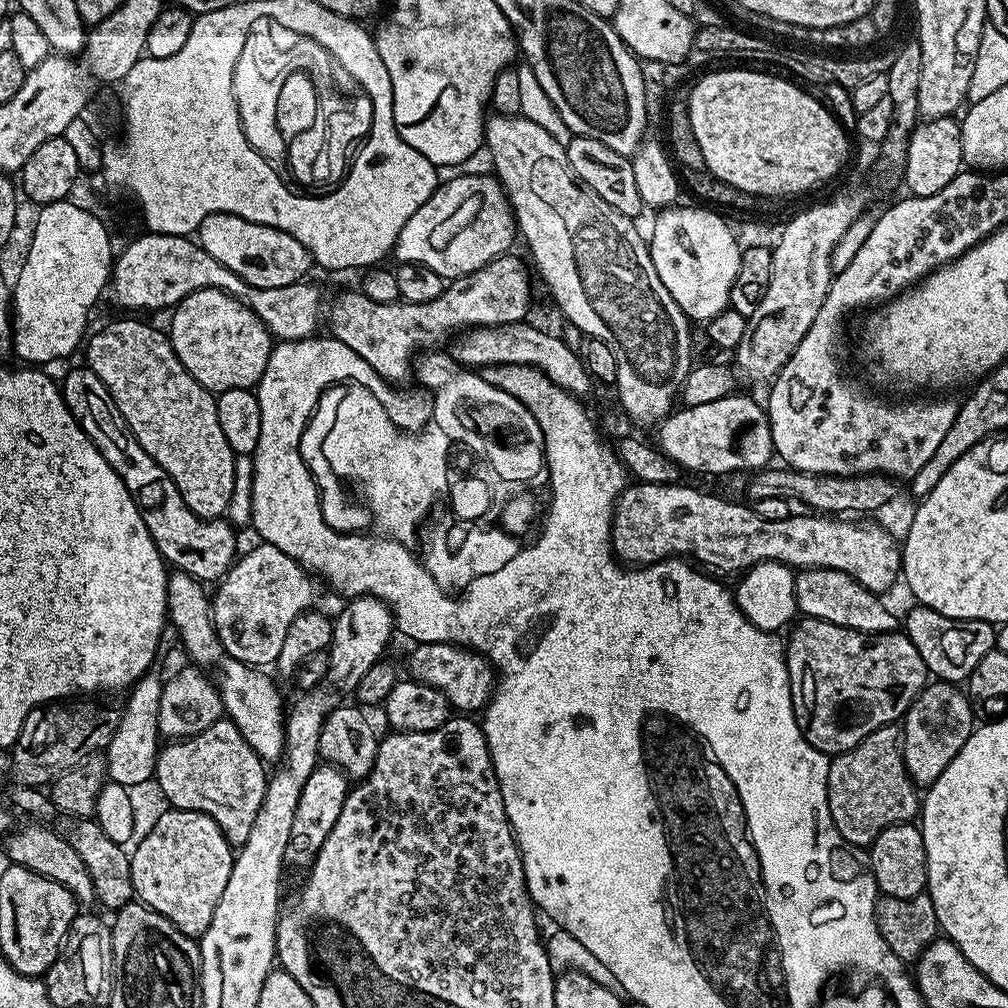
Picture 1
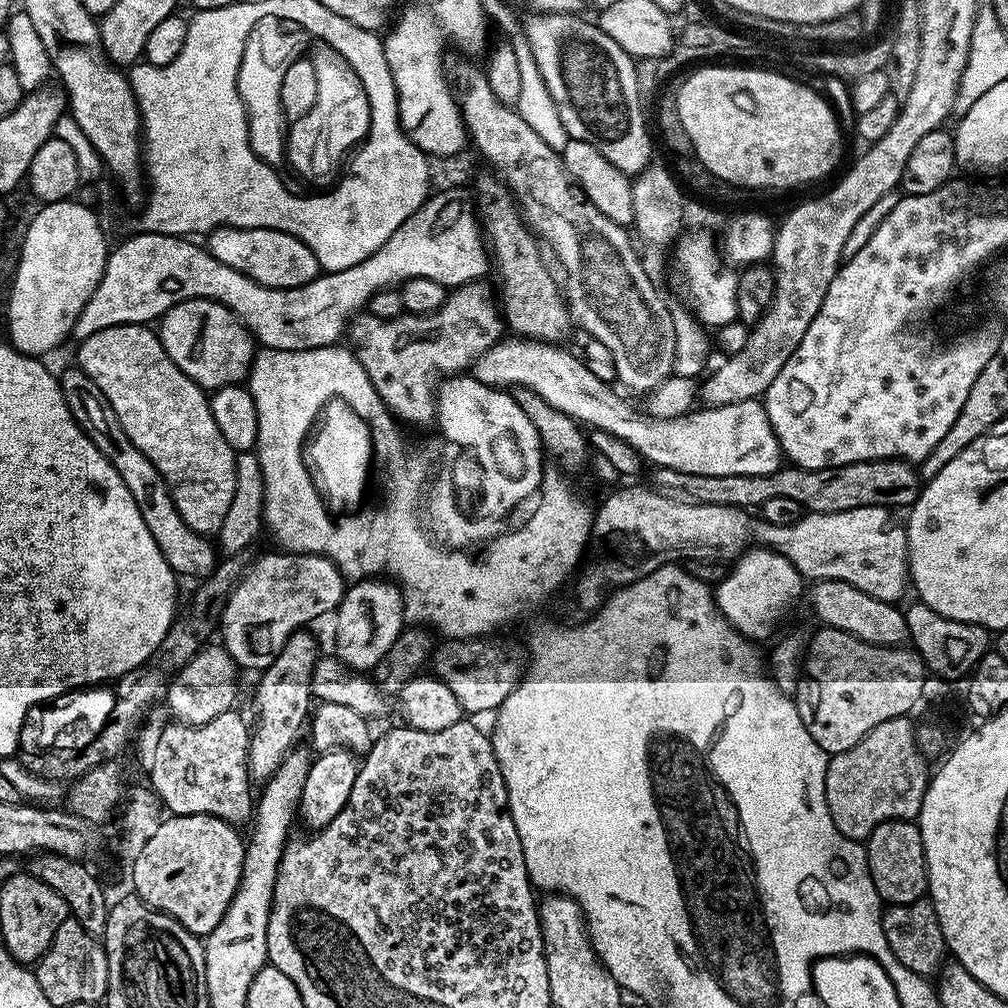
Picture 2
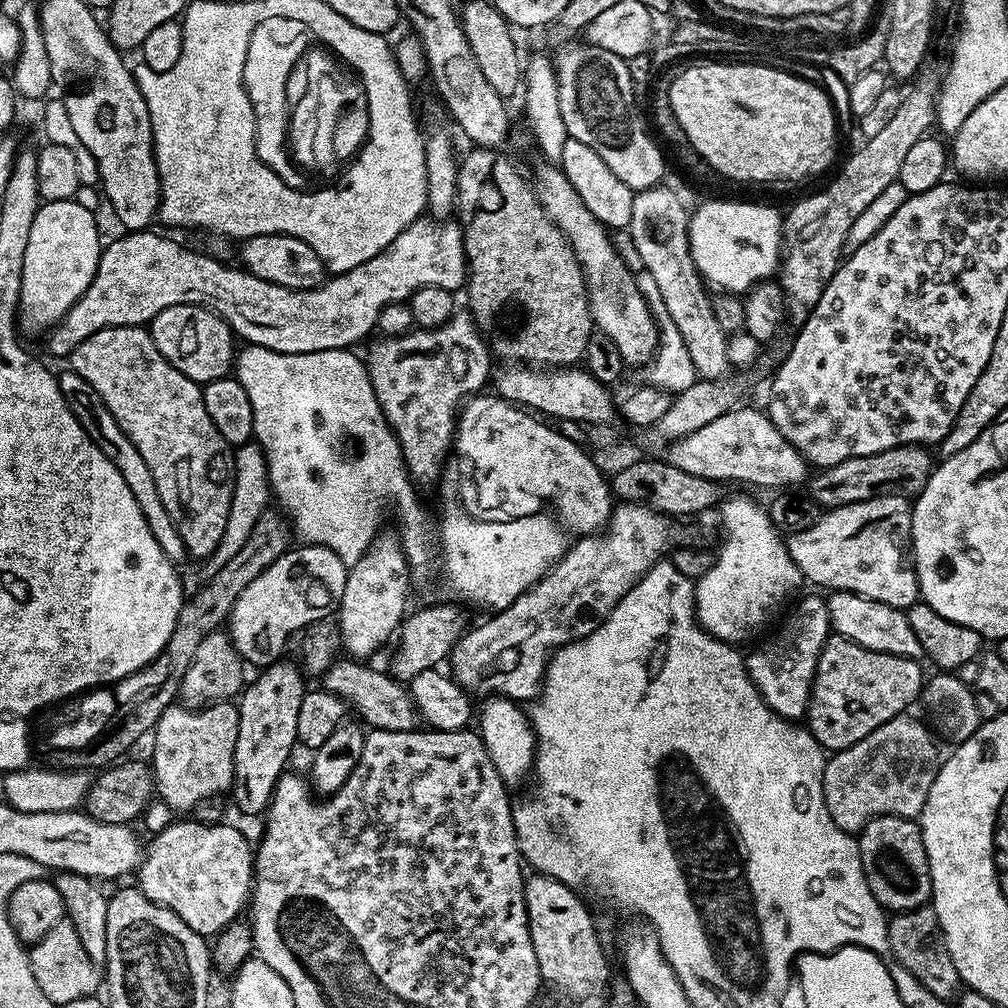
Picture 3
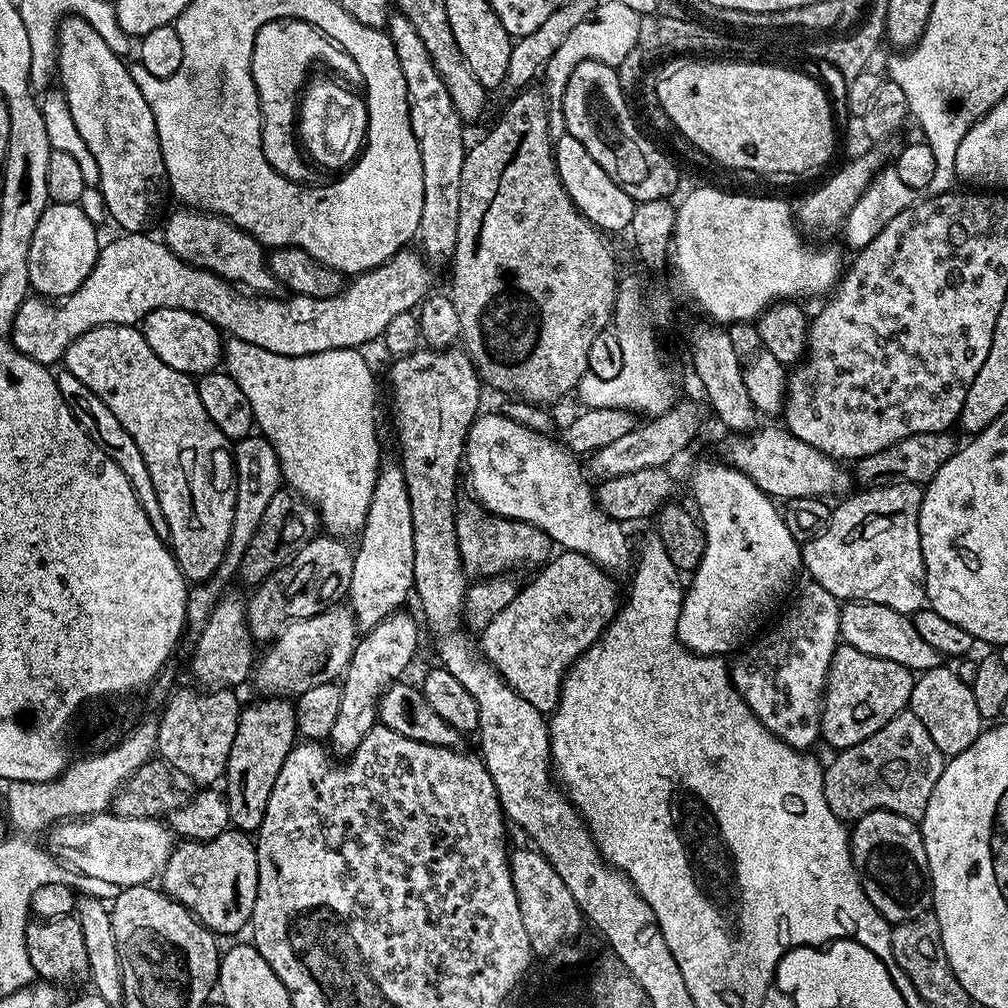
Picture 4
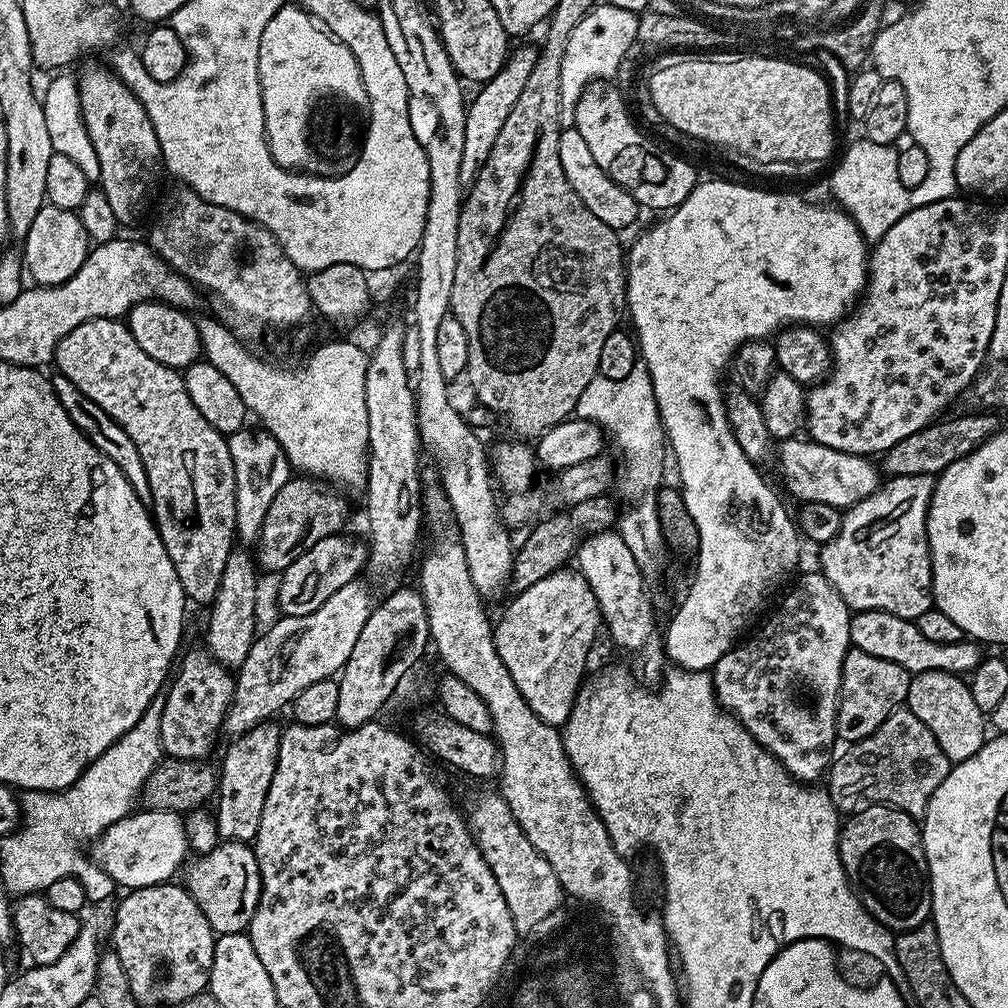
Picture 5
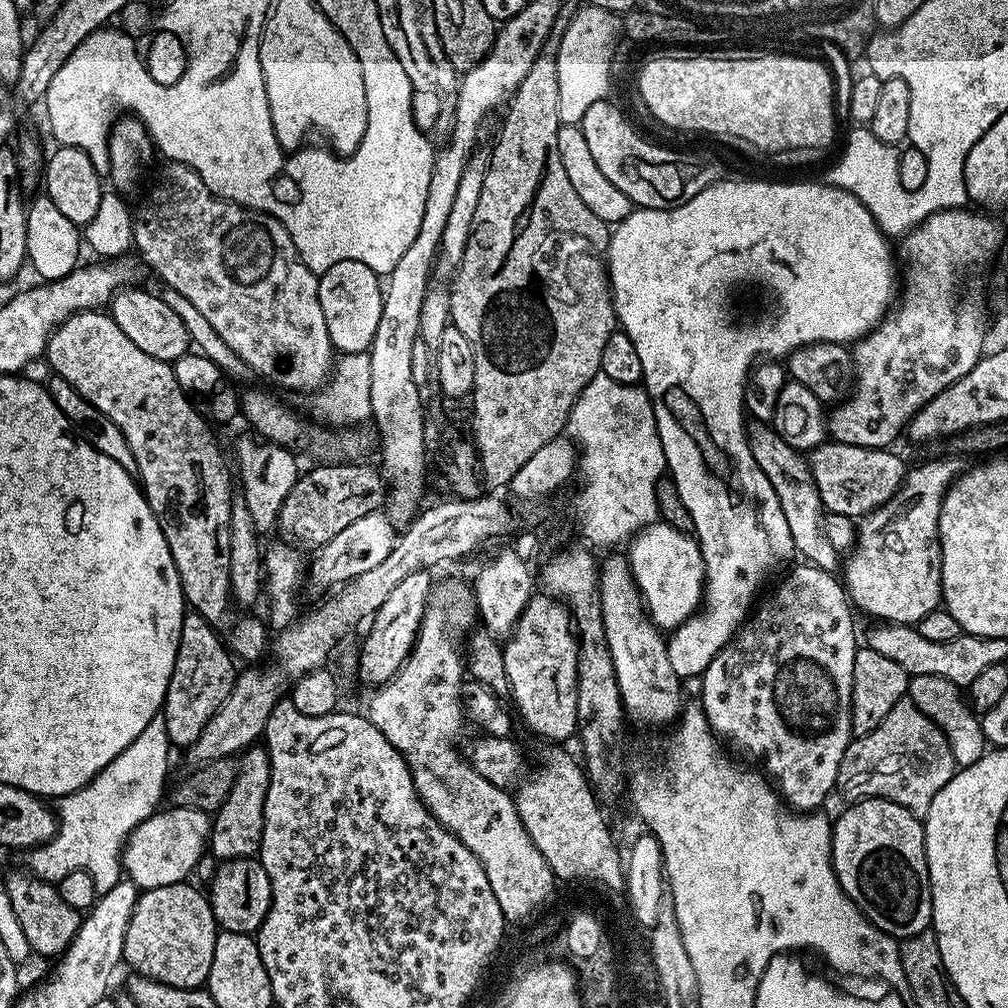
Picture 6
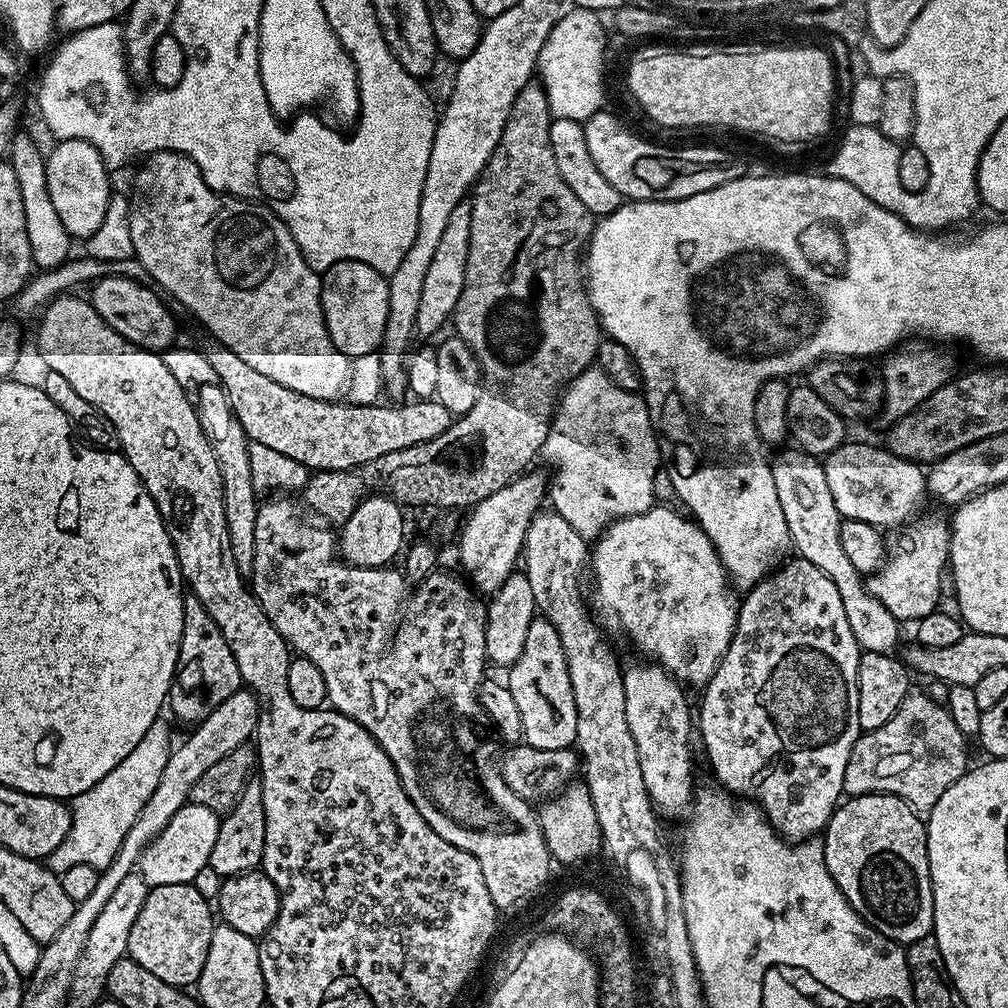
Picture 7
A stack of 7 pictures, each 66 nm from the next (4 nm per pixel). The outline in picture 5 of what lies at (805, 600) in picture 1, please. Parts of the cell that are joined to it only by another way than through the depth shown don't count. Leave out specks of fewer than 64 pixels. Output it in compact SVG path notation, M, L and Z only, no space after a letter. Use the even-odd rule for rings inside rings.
M882 610L855 613L850 622L850 638L851 647L862 650L866 654L874 654L874 658L894 662L910 674L928 670L968 674L973 668L978 667L982 659L981 645L971 639L965 638L949 644L934 642L931 638L923 636L915 620L898 618L898 614L890 614Z

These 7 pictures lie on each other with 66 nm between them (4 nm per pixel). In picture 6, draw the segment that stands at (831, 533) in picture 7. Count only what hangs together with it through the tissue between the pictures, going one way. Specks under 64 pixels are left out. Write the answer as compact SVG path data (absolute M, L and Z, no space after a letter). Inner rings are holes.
M752 422L748 424L748 441L754 454L754 460L758 466L762 466L762 474L770 478L770 486L774 486L774 494L778 494L778 502L782 502L782 514L786 514L786 522L790 525L790 538L794 538L794 546L799 555L804 555L803 559L807 563L814 564L818 568L824 568L830 573L835 573L838 568L838 553L834 545L826 538L824 533L824 517L826 509L823 501L820 500L818 486L812 477L809 468L809 461L805 453L799 452L790 442L786 442L776 433L775 427L768 422Z

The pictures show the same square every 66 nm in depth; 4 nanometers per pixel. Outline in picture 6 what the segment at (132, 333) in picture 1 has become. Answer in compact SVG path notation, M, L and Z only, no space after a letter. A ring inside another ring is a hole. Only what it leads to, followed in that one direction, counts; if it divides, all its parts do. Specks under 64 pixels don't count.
M104 310L79 312L59 324L48 340L47 360L55 375L66 378L66 382L70 382L70 386L86 398L86 402L98 406L98 410L102 410L102 414L106 414L106 418L122 430L126 442L130 442L130 452L134 454L136 463L135 475L148 499L150 510L154 510L158 518L158 526L162 526L166 546L170 546L185 605L206 618L206 622L222 634L233 657L240 659L241 656L248 660L244 662L263 661L260 659L270 648L269 629L263 619L260 621L256 616L248 616L252 614L240 614L244 616L236 620L237 609L230 590L230 506L234 495L234 476L232 472L228 473L228 464L208 429L209 421L204 421L196 413L192 405L195 403L172 373L172 364L167 360L150 358L150 354L138 350L138 346L134 346L134 342L118 330L118 322L114 322Z

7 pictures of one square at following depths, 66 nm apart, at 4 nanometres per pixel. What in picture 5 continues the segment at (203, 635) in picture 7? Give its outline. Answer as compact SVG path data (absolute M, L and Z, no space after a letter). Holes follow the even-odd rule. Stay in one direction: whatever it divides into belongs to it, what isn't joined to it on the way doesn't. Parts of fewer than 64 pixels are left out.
M194 650L183 653L184 661L183 656L179 661L180 673L171 677L166 688L165 705L162 707L161 746L165 757L200 762L211 754L216 735L221 735L236 682L233 673L209 656L207 651L190 651Z

